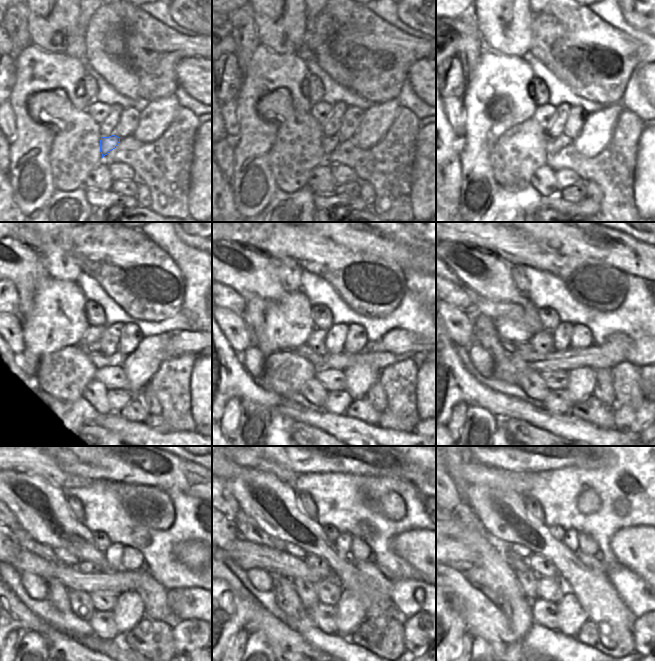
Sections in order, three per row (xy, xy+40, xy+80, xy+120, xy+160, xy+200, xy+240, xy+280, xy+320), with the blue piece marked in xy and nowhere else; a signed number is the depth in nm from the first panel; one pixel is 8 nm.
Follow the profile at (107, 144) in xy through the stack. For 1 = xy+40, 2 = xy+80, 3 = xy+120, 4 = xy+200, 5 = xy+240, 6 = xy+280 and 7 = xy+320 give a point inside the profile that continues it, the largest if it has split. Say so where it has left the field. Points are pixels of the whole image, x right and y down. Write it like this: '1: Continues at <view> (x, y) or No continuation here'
1: Continues at xy+40 (329, 144)
2: Continues at xy+80 (553, 144)
3: Continues at xy+120 (116, 360)
4: Continues at xy+200 (614, 350)
5: Continues at xy+240 (40, 559)
6: Continues at xy+280 (248, 555)
7: Continues at xy+320 (456, 554).

